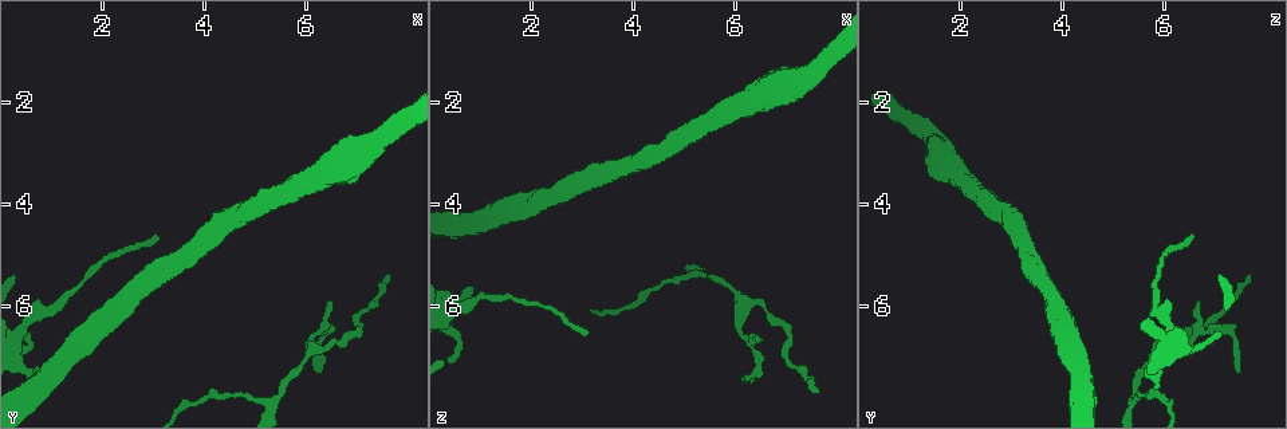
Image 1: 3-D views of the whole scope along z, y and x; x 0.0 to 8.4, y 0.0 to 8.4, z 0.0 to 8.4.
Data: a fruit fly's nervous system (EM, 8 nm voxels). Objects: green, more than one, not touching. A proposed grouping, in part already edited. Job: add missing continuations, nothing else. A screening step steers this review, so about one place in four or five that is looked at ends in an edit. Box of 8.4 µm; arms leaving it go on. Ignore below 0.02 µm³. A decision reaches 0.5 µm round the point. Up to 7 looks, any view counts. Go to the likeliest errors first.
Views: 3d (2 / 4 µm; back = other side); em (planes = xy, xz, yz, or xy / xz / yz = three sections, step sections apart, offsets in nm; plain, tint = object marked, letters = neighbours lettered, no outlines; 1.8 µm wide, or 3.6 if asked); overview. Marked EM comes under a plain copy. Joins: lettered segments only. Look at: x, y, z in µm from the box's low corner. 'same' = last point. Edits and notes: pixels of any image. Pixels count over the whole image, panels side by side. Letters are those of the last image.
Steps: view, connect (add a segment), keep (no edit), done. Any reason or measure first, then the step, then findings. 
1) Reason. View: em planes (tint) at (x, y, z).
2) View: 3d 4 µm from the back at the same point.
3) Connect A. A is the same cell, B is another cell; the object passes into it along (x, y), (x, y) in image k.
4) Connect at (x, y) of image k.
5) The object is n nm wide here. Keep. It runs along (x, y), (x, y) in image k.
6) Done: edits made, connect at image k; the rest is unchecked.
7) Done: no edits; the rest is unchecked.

Branch stops here. View: 3d 4 µm at (0.85, 7.60, 5.90).

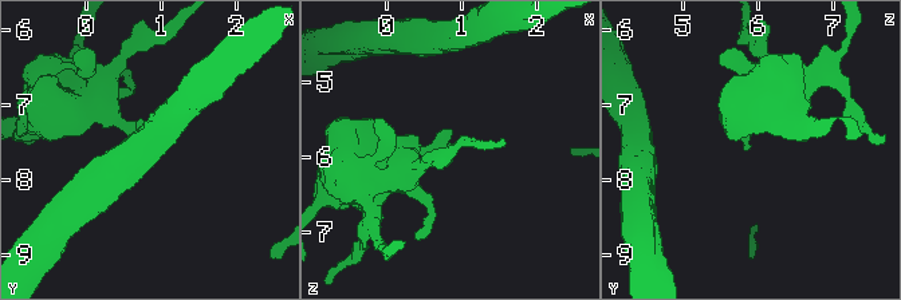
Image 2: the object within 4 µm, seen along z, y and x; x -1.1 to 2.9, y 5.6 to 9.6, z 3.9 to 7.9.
View: em xz step 16 (letters) at (0.85, 7.65, 5.85).

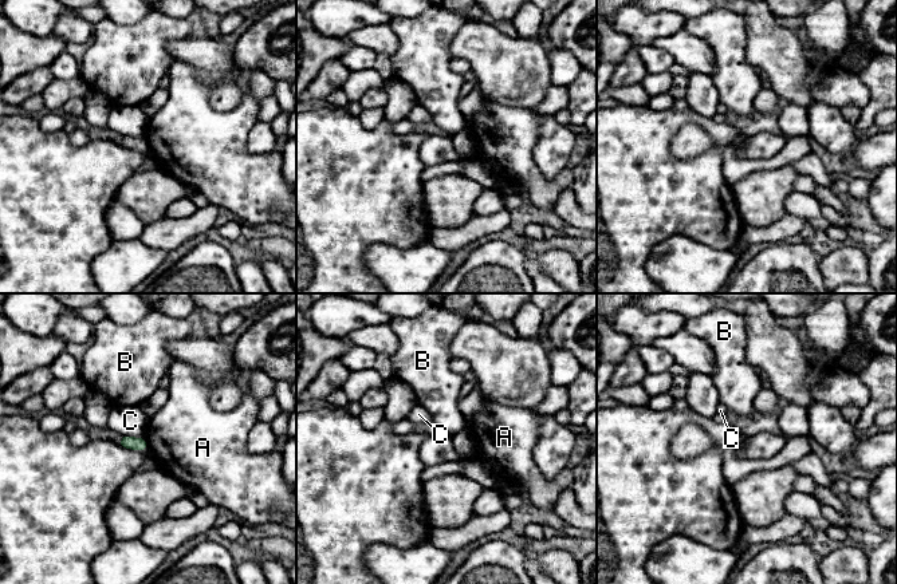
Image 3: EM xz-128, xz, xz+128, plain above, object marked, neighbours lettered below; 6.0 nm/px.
Cut it another way. View: em planes (letters) at the same point.

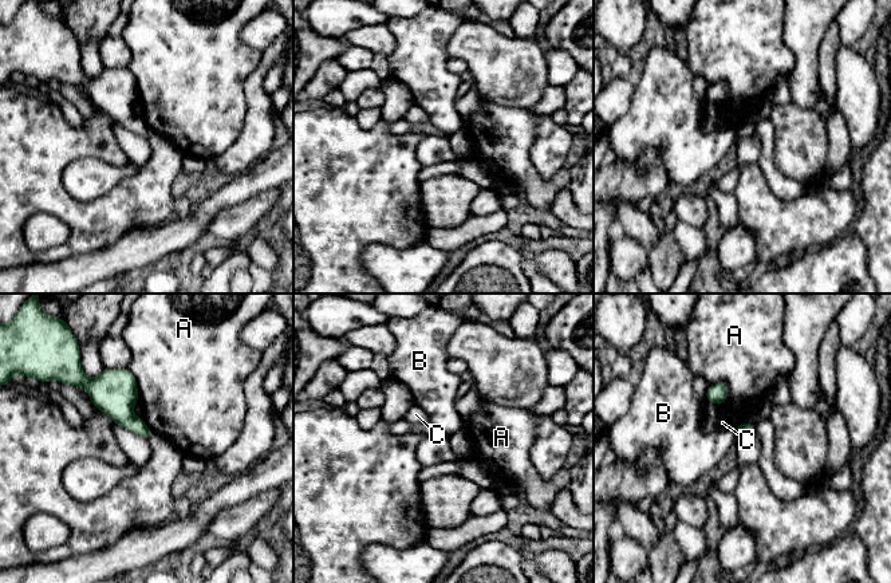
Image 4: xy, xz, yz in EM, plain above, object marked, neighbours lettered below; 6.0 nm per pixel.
Keep. A, B and C are other cells; a border runs along (734, 428), (738, 436) in image 4; none of them fits.

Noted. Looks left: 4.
Thin end. View: 3d 4 µm at (7.55, 5.35, 7.60).

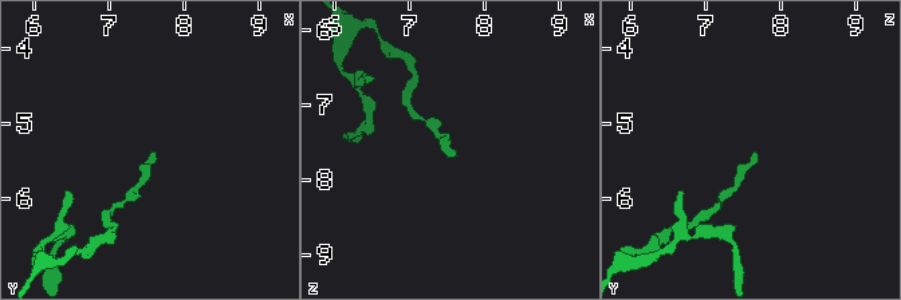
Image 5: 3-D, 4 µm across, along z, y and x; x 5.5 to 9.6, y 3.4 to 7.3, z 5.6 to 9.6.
View: em xy step 16 (tint) at (7.60, 5.45, 7.60).

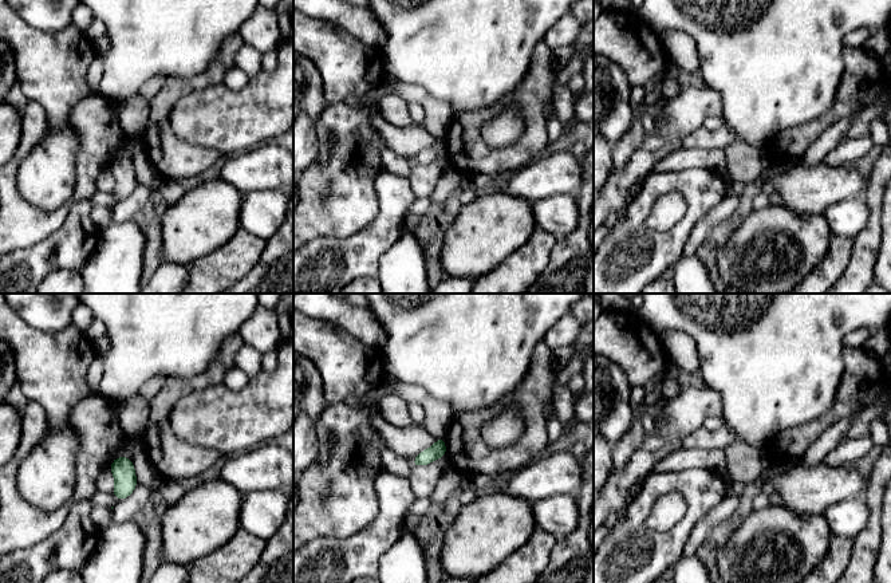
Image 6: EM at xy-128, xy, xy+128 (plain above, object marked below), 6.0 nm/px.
View: em planes (letters) at the same point.

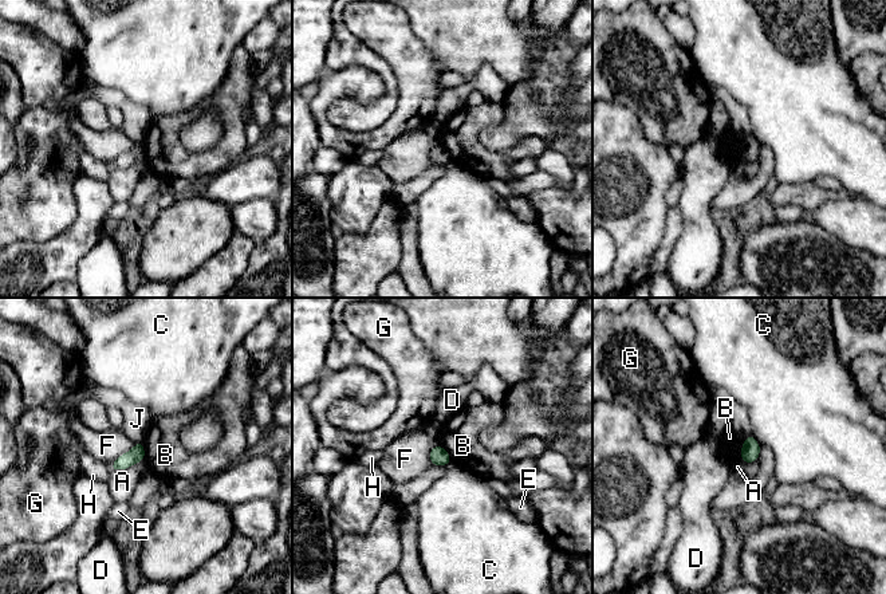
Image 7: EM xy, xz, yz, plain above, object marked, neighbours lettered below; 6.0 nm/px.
Keep. A, B, C, D, E, F, G, H and J are other cells; a border runs along (142, 441), (145, 460) in image 7; none of them fits.

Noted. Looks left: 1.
Done: no edits; the rest is unchecked.

